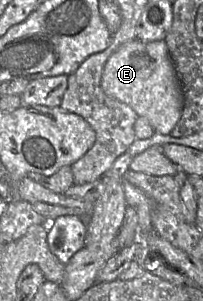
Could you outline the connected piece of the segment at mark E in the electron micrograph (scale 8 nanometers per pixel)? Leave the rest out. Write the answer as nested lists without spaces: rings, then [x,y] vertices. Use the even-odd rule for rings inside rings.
[[[135,38],[122,44],[105,64],[101,88],[146,118],[157,133],[169,135],[180,120],[184,96],[165,40],[142,42]]]

